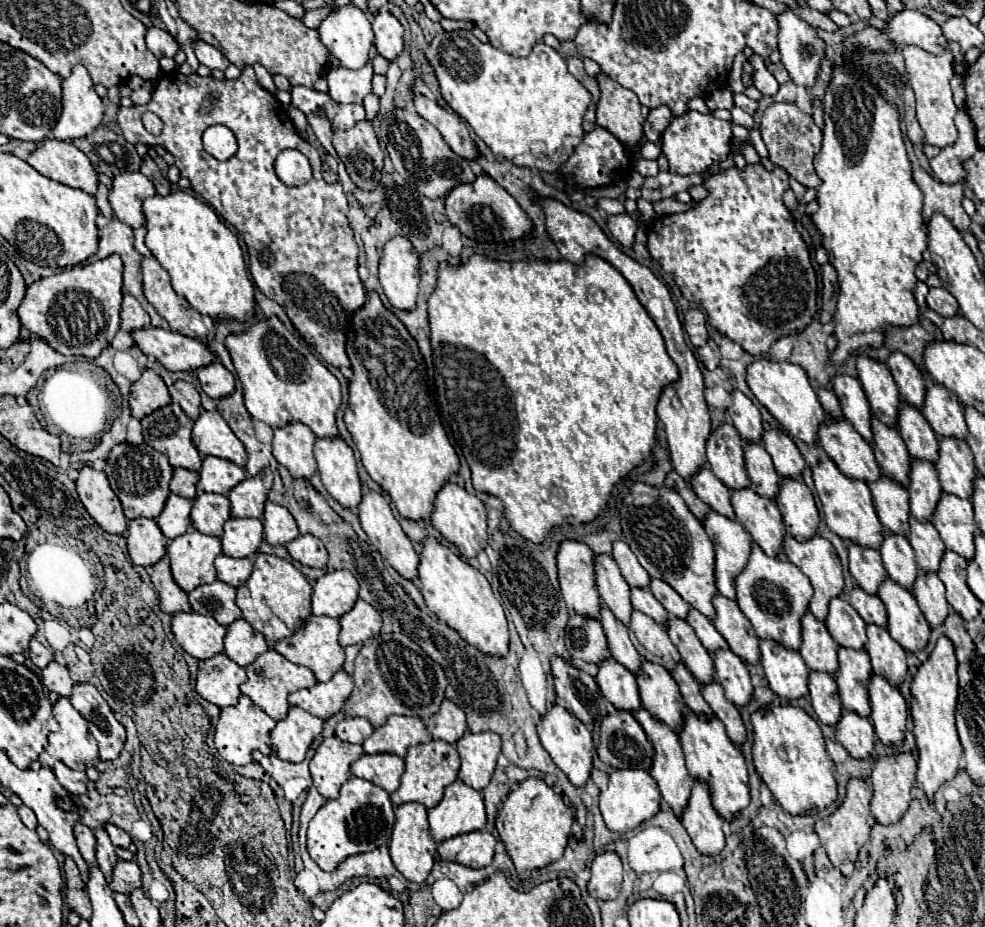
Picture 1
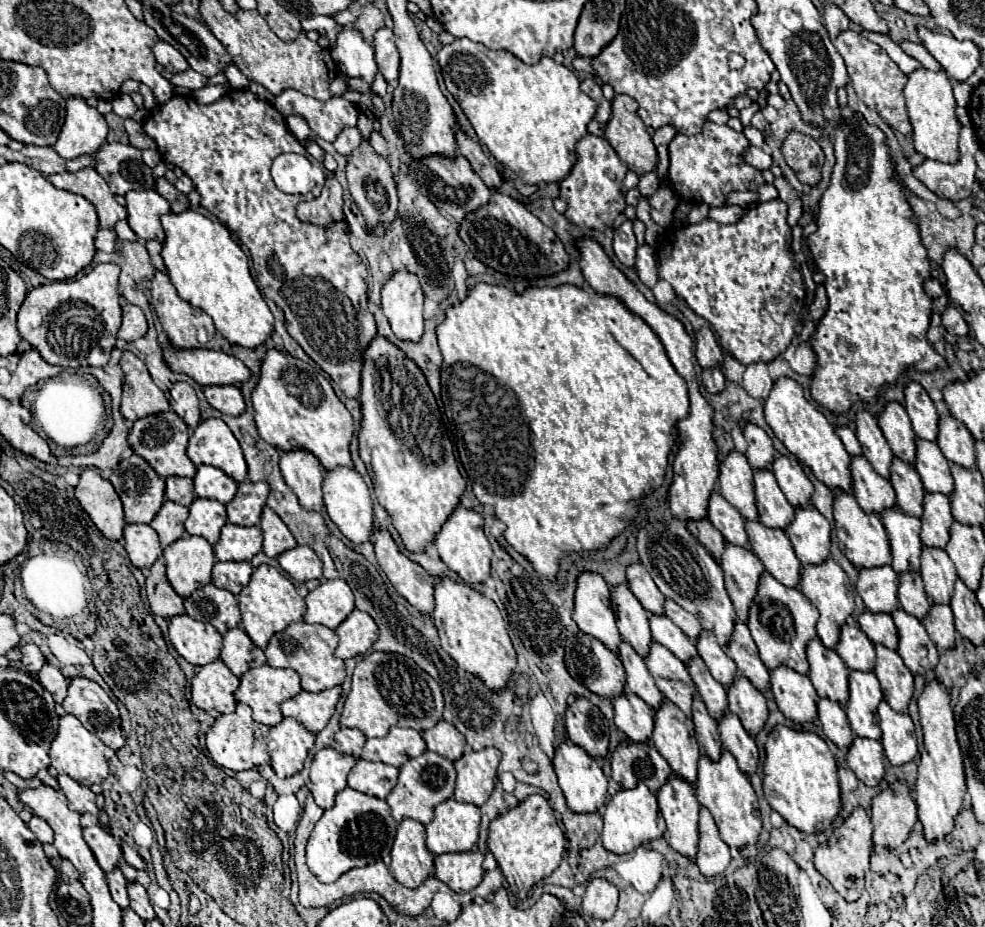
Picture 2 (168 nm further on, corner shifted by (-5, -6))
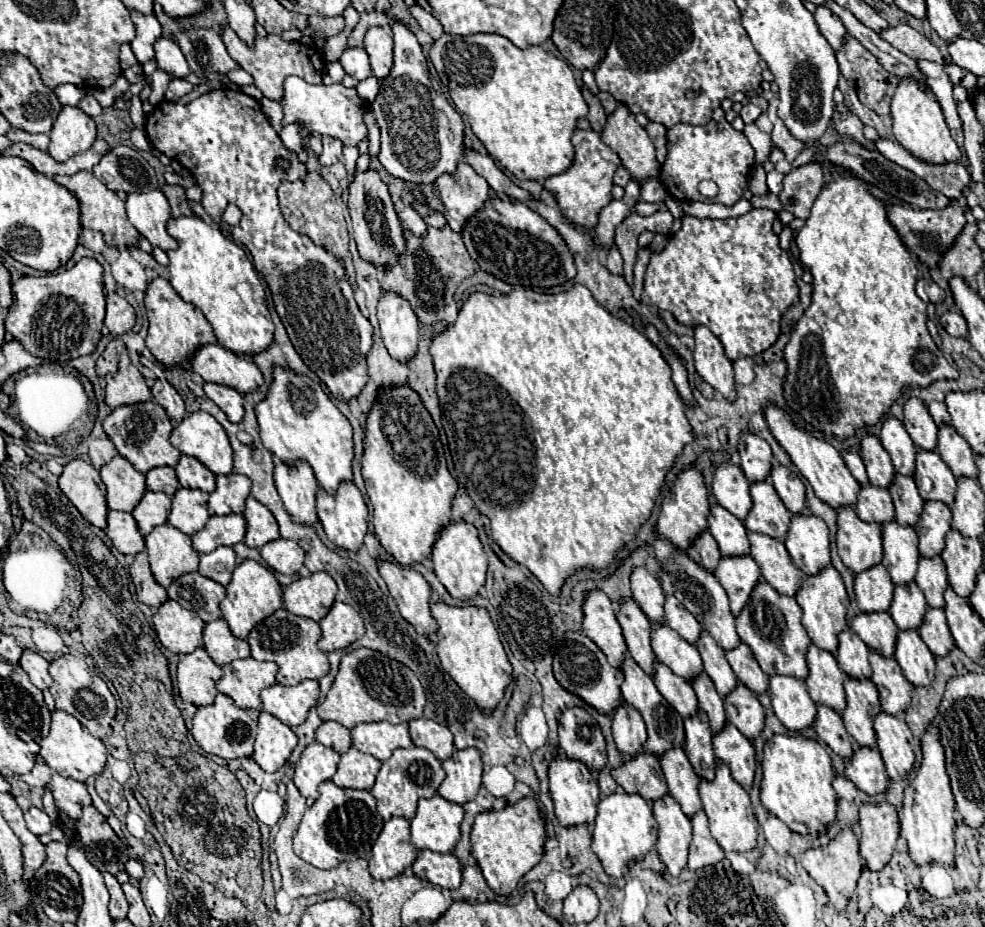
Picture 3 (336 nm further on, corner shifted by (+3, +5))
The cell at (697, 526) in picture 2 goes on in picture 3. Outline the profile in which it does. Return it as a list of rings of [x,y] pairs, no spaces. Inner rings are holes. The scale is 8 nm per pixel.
[[[705,530],[705,532],[701,532],[695,540],[693,540],[693,544],[687,548],[687,554],[695,560],[695,562],[699,562],[701,566],[705,566],[709,572],[713,572],[715,568],[717,568],[717,562],[719,562],[719,558],[721,558],[721,552],[719,552],[719,548],[717,548],[717,542],[713,540],[713,536]]]

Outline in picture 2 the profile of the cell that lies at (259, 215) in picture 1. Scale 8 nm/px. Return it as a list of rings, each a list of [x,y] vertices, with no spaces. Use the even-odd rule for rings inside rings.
[[[231,91],[231,93],[223,95],[223,97],[221,97],[217,103],[213,103],[213,105],[199,105],[193,97],[175,95],[175,97],[169,99],[169,103],[165,103],[165,107],[161,107],[161,111],[159,111],[157,115],[149,115],[149,117],[147,117],[147,121],[145,121],[145,125],[143,125],[143,131],[147,131],[147,135],[157,143],[157,151],[161,153],[161,157],[163,157],[165,163],[171,163],[171,165],[183,169],[183,173],[185,173],[187,177],[191,177],[191,181],[195,183],[197,191],[201,193],[201,205],[203,205],[211,215],[215,215],[223,225],[227,225],[229,231],[233,231],[233,233],[237,235],[237,239],[249,249],[251,259],[253,259],[253,269],[255,269],[255,273],[257,273],[257,281],[259,281],[259,285],[263,287],[263,295],[269,297],[271,301],[275,301],[275,303],[283,309],[283,313],[285,313],[285,329],[287,329],[287,333],[289,333],[289,335],[303,347],[303,351],[333,379],[333,383],[339,385],[339,389],[341,389],[347,397],[357,399],[357,397],[359,397],[359,389],[361,389],[363,353],[365,353],[365,349],[369,347],[369,343],[373,341],[373,337],[377,335],[375,319],[373,319],[373,315],[371,315],[369,309],[367,309],[367,267],[361,263],[359,255],[351,249],[351,245],[349,245],[349,235],[347,235],[347,229],[345,229],[343,223],[335,223],[333,227],[317,227],[317,225],[311,225],[311,223],[301,223],[301,221],[297,219],[297,215],[295,215],[295,205],[297,205],[297,203],[315,199],[315,197],[321,193],[321,189],[323,189],[325,175],[323,175],[323,167],[321,167],[321,163],[319,163],[317,159],[313,159],[313,157],[309,159],[311,165],[317,169],[317,191],[309,191],[307,195],[287,195],[287,193],[283,193],[283,191],[279,191],[279,189],[275,187],[269,169],[271,169],[271,163],[273,163],[273,159],[275,159],[277,155],[281,155],[281,153],[299,153],[299,155],[309,157],[307,149],[289,133],[283,115],[277,115],[277,111],[273,111],[273,105],[269,105],[267,101],[257,99],[251,91]]]

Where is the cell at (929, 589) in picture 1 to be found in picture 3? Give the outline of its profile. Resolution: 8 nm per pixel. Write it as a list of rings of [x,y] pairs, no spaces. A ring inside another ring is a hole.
[[[931,606],[927,608],[925,620],[919,628],[919,634],[935,656],[945,656],[955,646],[953,636],[951,636],[949,626],[947,626],[947,620],[945,620],[943,608],[931,608]]]

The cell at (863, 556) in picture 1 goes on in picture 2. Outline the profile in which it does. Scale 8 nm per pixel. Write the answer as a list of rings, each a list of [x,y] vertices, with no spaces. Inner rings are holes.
[[[889,565],[859,571],[857,593],[871,613],[893,613],[899,607],[897,587],[899,575]]]

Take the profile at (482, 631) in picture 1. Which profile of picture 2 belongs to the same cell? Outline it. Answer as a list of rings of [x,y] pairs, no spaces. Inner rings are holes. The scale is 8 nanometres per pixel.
[[[437,579],[435,611],[431,619],[439,631],[441,647],[455,659],[455,663],[465,673],[481,679],[491,691],[505,689],[513,669],[517,667],[517,655],[511,645],[503,617],[491,599],[485,599],[481,593],[477,593],[465,583]]]

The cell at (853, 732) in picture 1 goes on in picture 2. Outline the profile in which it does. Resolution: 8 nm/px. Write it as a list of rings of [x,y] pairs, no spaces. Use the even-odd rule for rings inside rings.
[[[855,737],[853,745],[847,751],[847,767],[867,787],[879,787],[885,777],[883,757],[885,755],[879,741]]]

